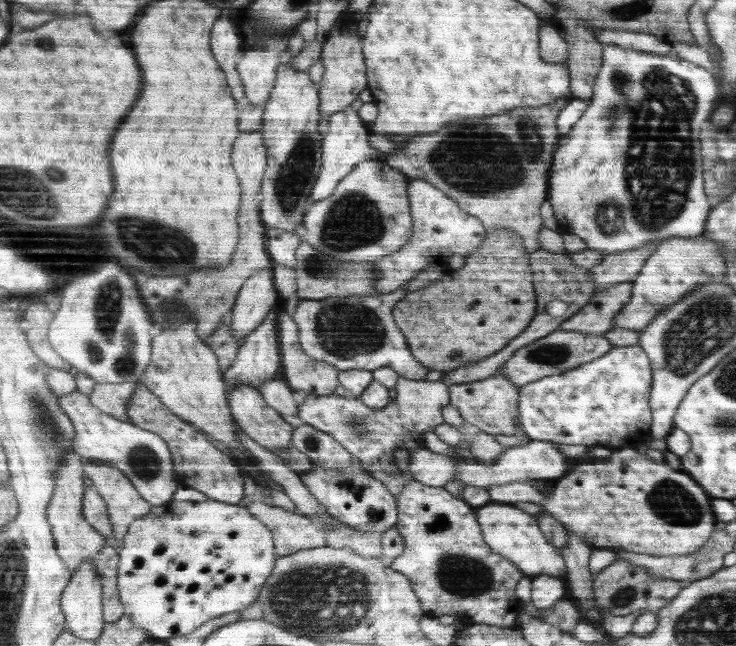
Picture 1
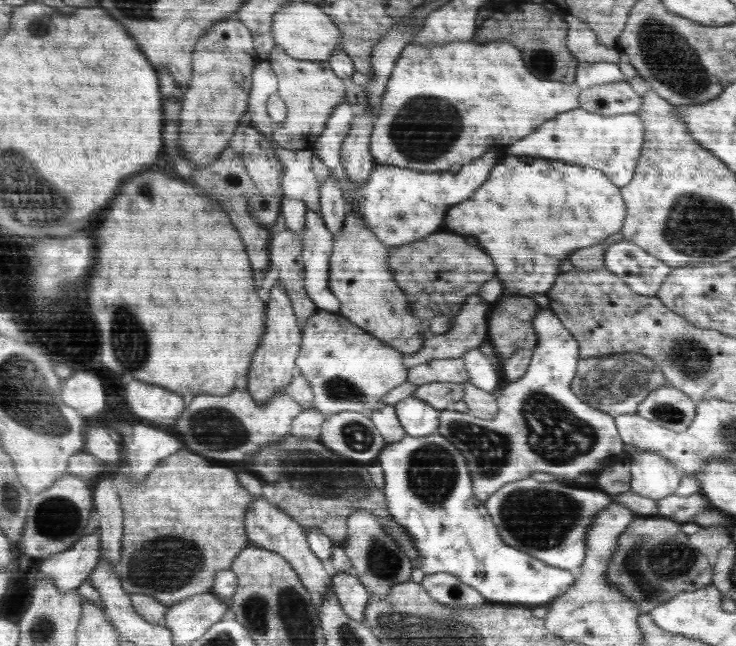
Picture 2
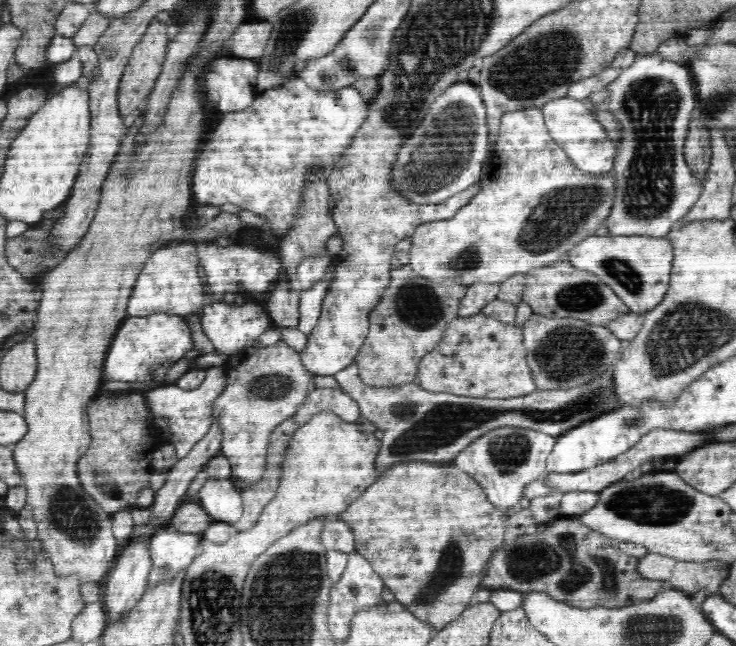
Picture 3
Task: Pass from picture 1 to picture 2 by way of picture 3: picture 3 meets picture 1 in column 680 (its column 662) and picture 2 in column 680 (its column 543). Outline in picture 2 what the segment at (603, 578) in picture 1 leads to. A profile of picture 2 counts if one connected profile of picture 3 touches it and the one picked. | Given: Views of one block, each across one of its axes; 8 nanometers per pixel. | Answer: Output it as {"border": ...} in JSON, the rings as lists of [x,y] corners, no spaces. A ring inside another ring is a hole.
{"border":[[[638,516],[619,536],[619,548],[612,556],[607,579],[638,602],[640,614],[646,614],[681,592],[708,587],[712,584],[712,566],[690,546],[680,523],[674,526],[674,520],[660,516]]]}

